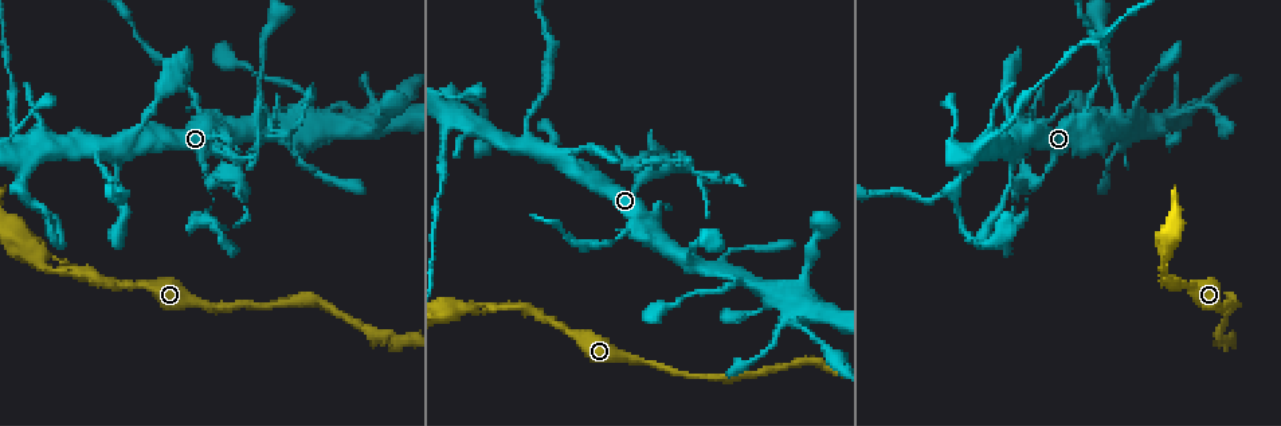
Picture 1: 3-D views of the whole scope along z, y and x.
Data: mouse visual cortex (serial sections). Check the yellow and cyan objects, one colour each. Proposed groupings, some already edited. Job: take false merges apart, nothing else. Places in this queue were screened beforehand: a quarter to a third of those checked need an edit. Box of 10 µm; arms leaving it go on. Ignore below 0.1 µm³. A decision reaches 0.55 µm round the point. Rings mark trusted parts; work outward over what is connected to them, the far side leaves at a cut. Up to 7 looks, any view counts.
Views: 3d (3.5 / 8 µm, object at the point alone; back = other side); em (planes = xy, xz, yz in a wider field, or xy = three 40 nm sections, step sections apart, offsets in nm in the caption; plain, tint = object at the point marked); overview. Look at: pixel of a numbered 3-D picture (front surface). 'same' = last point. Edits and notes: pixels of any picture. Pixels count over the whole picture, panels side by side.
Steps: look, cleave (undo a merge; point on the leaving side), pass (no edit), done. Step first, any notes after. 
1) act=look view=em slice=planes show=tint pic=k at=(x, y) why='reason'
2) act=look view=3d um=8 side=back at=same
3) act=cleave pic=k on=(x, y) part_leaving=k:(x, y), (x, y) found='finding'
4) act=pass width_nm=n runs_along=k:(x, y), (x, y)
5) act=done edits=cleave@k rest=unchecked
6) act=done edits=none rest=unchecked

act=look view=3d um=3.5 pic=1 at=(491, 310) why='calibre changes'

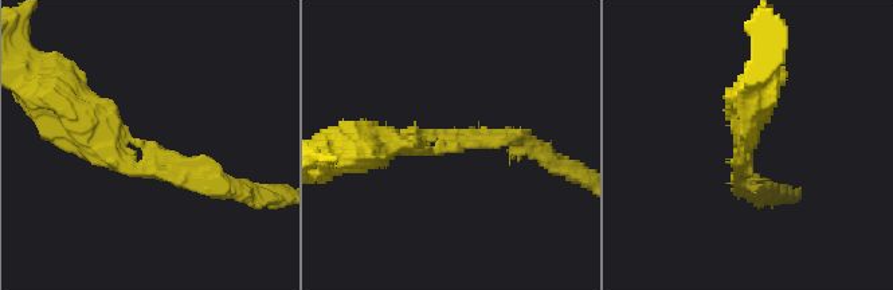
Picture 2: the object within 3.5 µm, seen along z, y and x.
act=look view=em slice=xy step=2 show=tint pic=2 at=(747, 154)

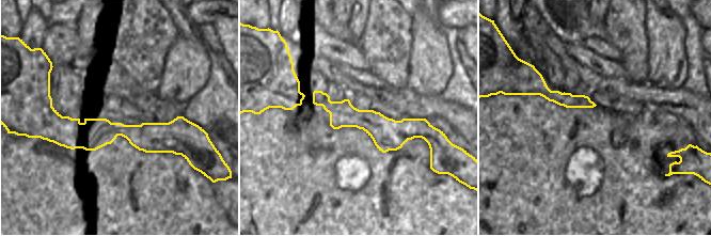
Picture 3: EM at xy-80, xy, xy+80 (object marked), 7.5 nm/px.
act=pass runs_along=3:(50, 109), (69, 130), (189, 126) found='one cell here'

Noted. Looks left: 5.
act=look view=3d um=3.5 pic=1 at=(1028, 173) why='calibre changes'

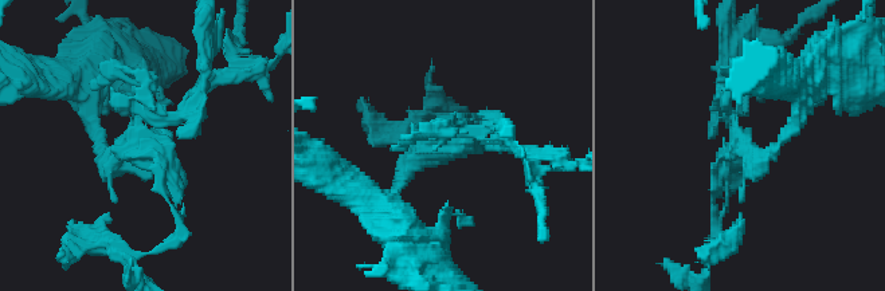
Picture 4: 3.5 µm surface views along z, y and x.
act=look view=em slice=xy step=5 show=tint pic=4 at=(435, 143)

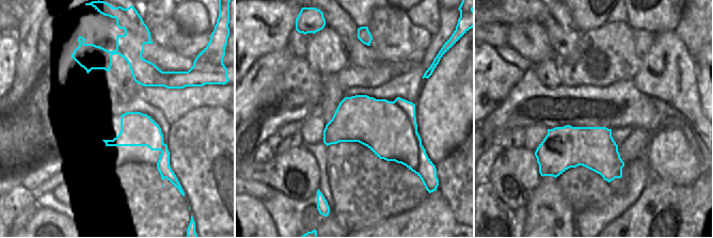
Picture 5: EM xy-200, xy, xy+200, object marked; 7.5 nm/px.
act=cleave pic=4 on=(128, 150) part_leaving=4:(109, 153), (200, 99) found='a second cell is stuck on'

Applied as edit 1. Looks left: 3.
act=look view=overview

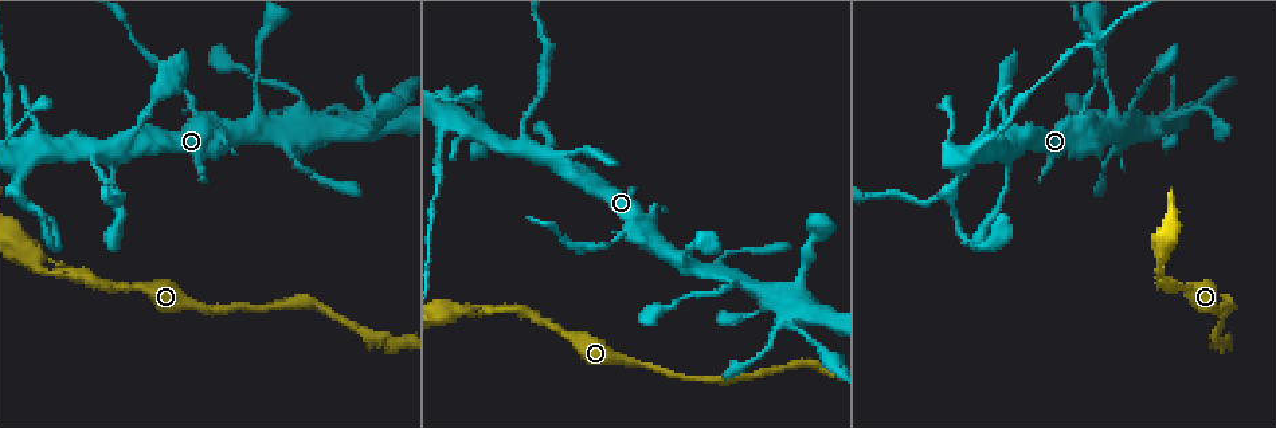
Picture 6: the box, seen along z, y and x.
act=look view=3d um=8 pic=6 at=(523, 149) why='sudden change in width'

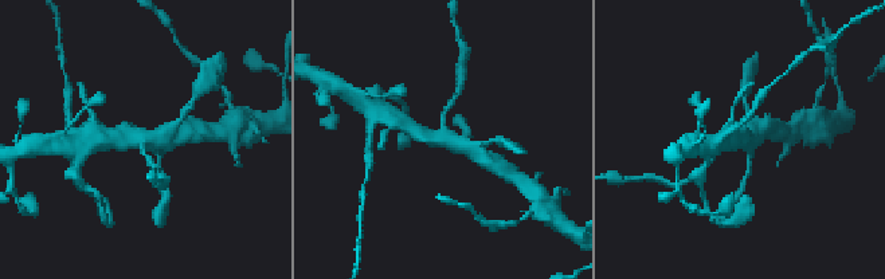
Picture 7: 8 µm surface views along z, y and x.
act=look view=em slice=xy step=5 show=tint at=same why='need the tissue'

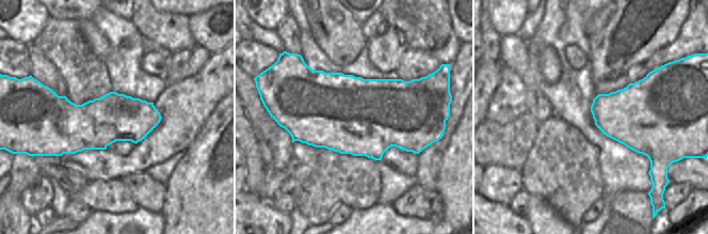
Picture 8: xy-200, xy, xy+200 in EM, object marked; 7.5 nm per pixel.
act=pass runs_along=7:(478, 156), (406, 125) found='one cell here'

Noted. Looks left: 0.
act=done edits=cleave@4 rest=unchecked

